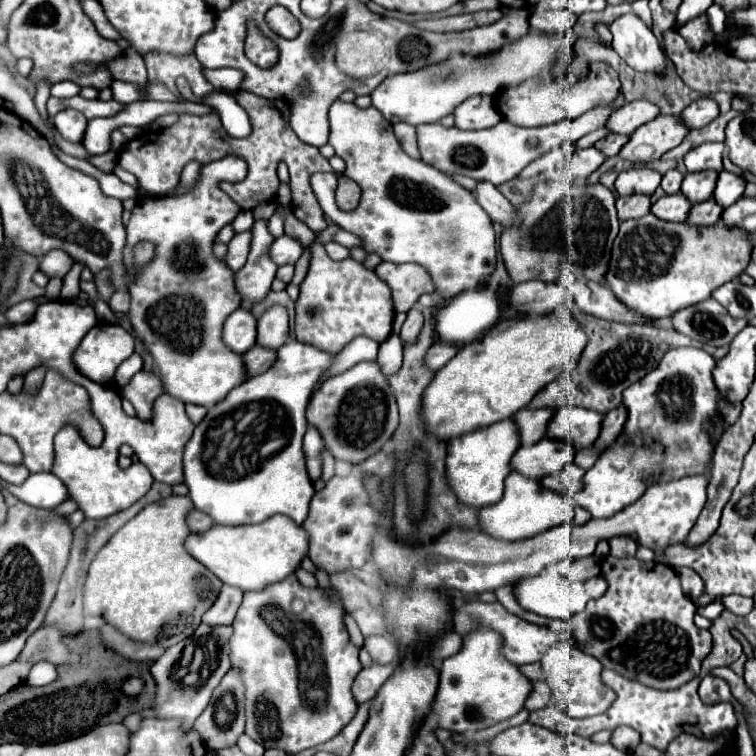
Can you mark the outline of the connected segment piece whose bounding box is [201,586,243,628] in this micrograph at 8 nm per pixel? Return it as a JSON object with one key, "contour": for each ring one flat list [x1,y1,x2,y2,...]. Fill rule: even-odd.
{"contour":[[223,586,219,592,219,598,215,600,215,604,203,614,201,622,209,624,209,626,229,626,235,618,235,612,241,604,243,592,239,588,231,588,231,586]]}

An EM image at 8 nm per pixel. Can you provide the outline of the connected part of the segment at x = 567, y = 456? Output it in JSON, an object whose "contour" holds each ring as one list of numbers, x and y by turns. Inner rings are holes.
{"contour":[[539,440,533,446,519,448,511,458,511,470,517,474,541,480,543,476,559,476,565,464,569,464,575,458,573,446,565,444,563,440]]}

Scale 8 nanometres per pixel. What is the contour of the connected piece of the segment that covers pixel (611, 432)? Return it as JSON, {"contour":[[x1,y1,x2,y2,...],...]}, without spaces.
{"contour":[[621,406,621,408,615,408,611,412,605,414,603,418,603,424,601,424,601,432,599,432,599,438,595,440,595,448,603,450,607,448,611,442,615,442,615,438,621,434,621,428,625,424,625,418,627,418,627,410]]}

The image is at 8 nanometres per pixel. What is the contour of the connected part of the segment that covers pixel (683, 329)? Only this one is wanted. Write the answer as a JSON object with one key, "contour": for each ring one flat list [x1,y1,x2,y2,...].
{"contour":[[709,298,675,312,671,324,677,332,705,346,727,346,747,326,747,320,733,318,717,300]]}

